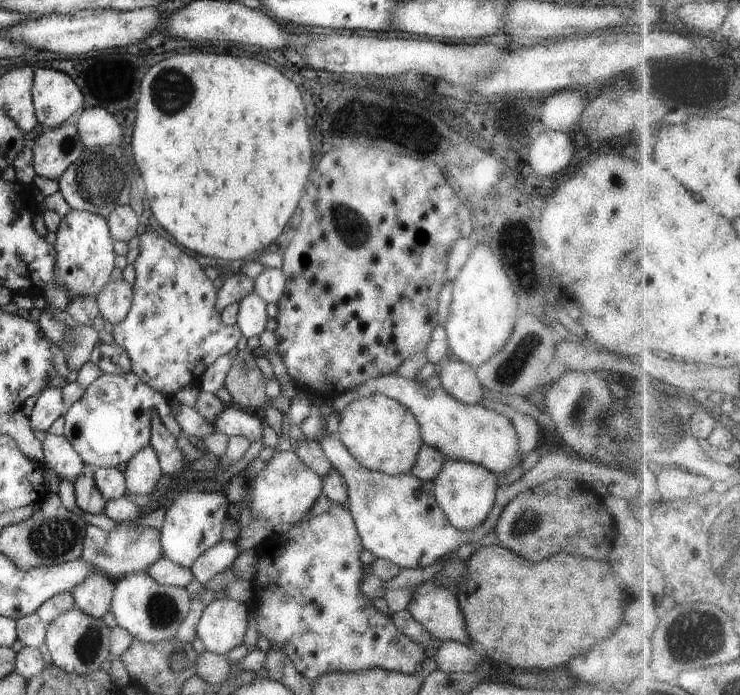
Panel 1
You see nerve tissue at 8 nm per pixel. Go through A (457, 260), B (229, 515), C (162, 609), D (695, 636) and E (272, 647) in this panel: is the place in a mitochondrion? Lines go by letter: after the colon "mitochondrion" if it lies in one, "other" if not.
A: other
B: other
C: mitochondrion
D: mitochondrion
E: other

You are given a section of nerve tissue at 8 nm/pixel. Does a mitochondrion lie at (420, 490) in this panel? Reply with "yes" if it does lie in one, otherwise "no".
no

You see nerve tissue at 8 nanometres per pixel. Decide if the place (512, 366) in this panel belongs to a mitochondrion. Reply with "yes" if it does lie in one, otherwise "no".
yes

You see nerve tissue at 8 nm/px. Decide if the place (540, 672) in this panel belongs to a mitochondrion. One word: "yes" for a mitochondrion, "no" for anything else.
no

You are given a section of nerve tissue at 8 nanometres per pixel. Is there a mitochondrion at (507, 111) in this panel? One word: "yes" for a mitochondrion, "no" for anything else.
no

